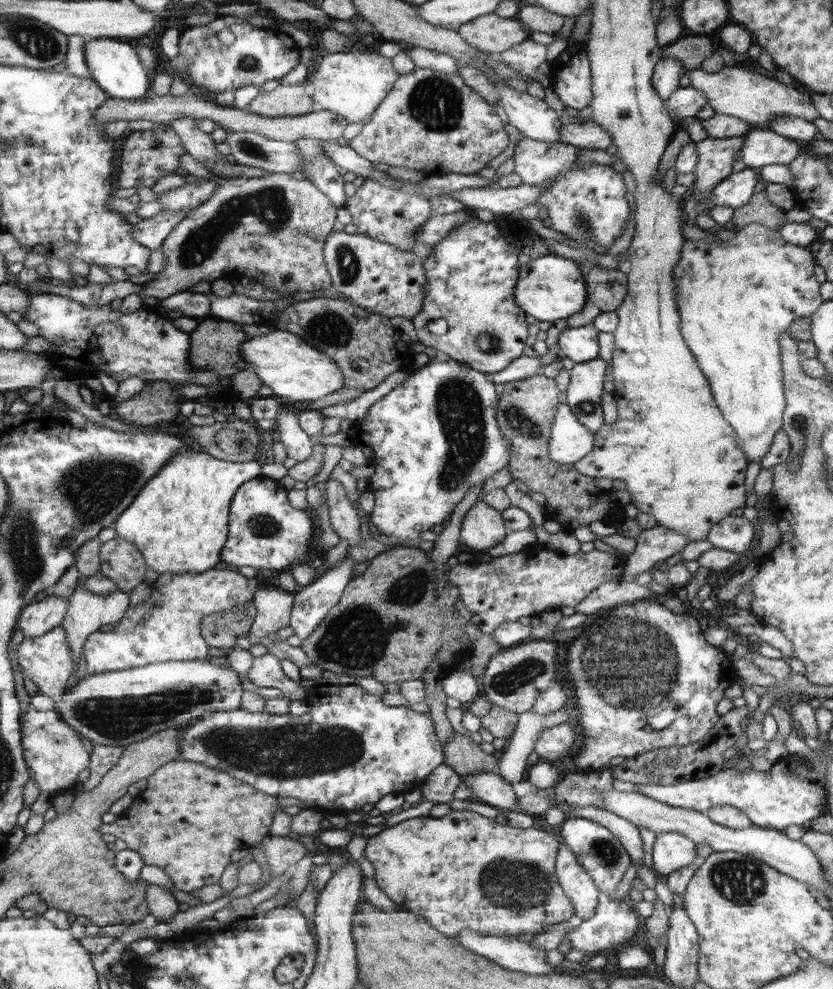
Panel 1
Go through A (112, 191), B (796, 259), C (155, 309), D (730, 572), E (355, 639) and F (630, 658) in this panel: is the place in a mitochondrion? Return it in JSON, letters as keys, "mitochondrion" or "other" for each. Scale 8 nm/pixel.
{"A":"other","B":"other","C":"other","D":"other","E":"mitochondrion","F":"mitochondrion"}

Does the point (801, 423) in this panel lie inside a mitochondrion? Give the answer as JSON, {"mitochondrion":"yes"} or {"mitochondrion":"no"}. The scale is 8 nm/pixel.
{"mitochondrion":"yes"}

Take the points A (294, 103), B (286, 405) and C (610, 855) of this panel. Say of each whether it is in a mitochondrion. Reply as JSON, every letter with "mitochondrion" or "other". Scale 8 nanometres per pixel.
{"A":"other","B":"other","C":"mitochondrion"}

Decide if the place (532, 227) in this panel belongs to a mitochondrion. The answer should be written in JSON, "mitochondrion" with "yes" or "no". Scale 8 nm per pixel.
{"mitochondrion":"no"}

